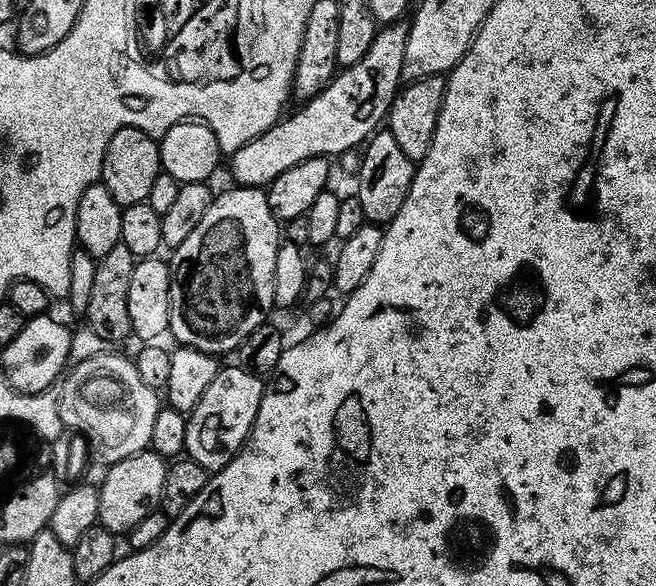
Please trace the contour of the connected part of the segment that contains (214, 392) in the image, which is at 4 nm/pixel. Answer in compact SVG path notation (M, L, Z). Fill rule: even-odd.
M244 366L231 367L221 367L216 371L210 386L206 386L206 390L202 390L202 398L198 398L192 411L187 413L184 425L184 452L187 459L198 462L203 468L209 470L223 468L240 451L252 428L254 418L258 414L258 406L262 402L262 394L264 393L265 381L255 371L247 372L250 370Z

